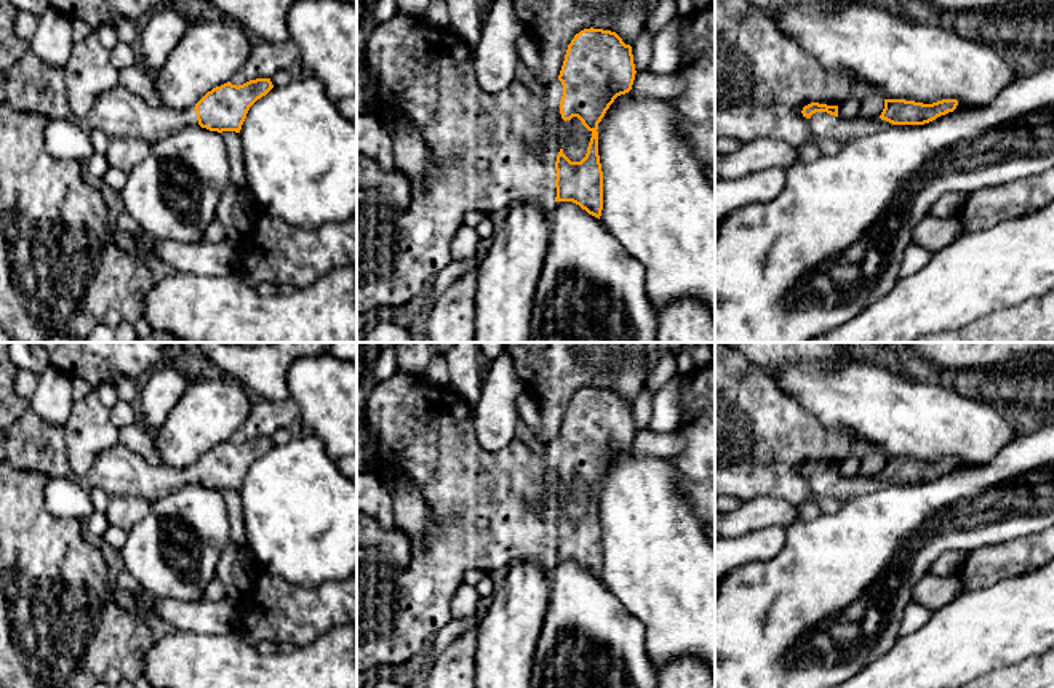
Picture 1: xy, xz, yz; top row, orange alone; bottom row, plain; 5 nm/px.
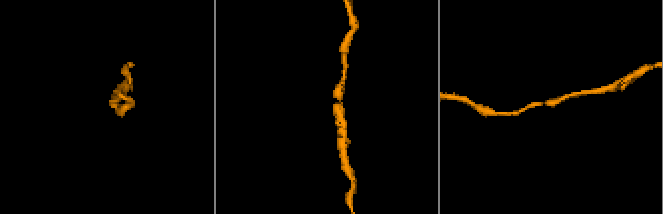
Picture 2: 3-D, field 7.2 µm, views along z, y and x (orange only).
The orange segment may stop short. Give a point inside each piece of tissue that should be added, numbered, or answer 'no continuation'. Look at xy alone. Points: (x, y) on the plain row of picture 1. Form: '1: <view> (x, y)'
1: xy (27, 444)

